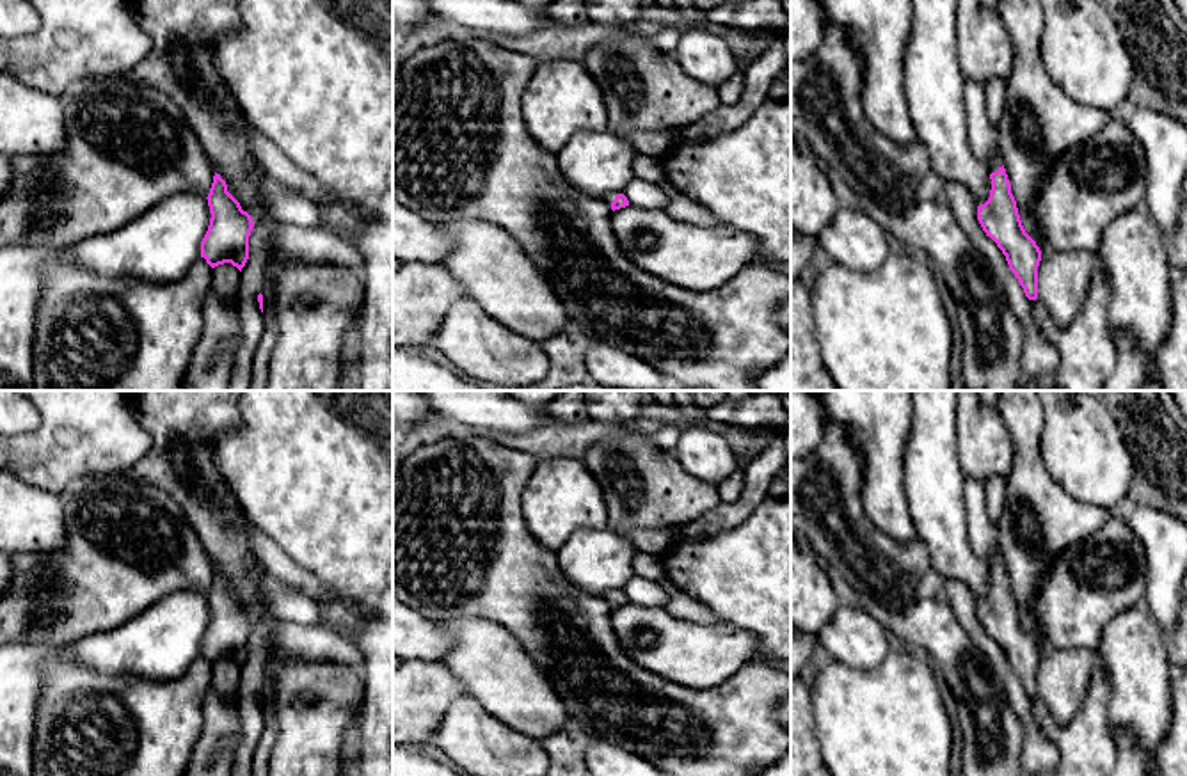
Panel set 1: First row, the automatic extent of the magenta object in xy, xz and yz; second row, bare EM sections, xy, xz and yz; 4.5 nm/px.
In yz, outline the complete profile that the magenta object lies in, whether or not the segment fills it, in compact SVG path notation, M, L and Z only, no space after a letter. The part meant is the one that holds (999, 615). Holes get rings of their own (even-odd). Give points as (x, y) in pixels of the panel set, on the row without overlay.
M995 545L988 559L992 588L984 602L977 604L977 618L997 645L1006 653L1009 668L1018 677L1029 698L1038 696L1038 664L1041 648L1025 630L1011 582L1002 563L1002 554Z

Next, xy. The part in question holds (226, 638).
M217 570L206 597L211 616L201 639L201 655L211 666L231 661L242 669L249 657L249 634L254 625L252 616L227 590L226 579Z

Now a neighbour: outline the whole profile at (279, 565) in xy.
M240 515L240 519L243 520L243 529L249 534L252 550L272 577L295 586L316 604L329 598L329 591L313 572L297 565L272 538L254 527L243 515Z

